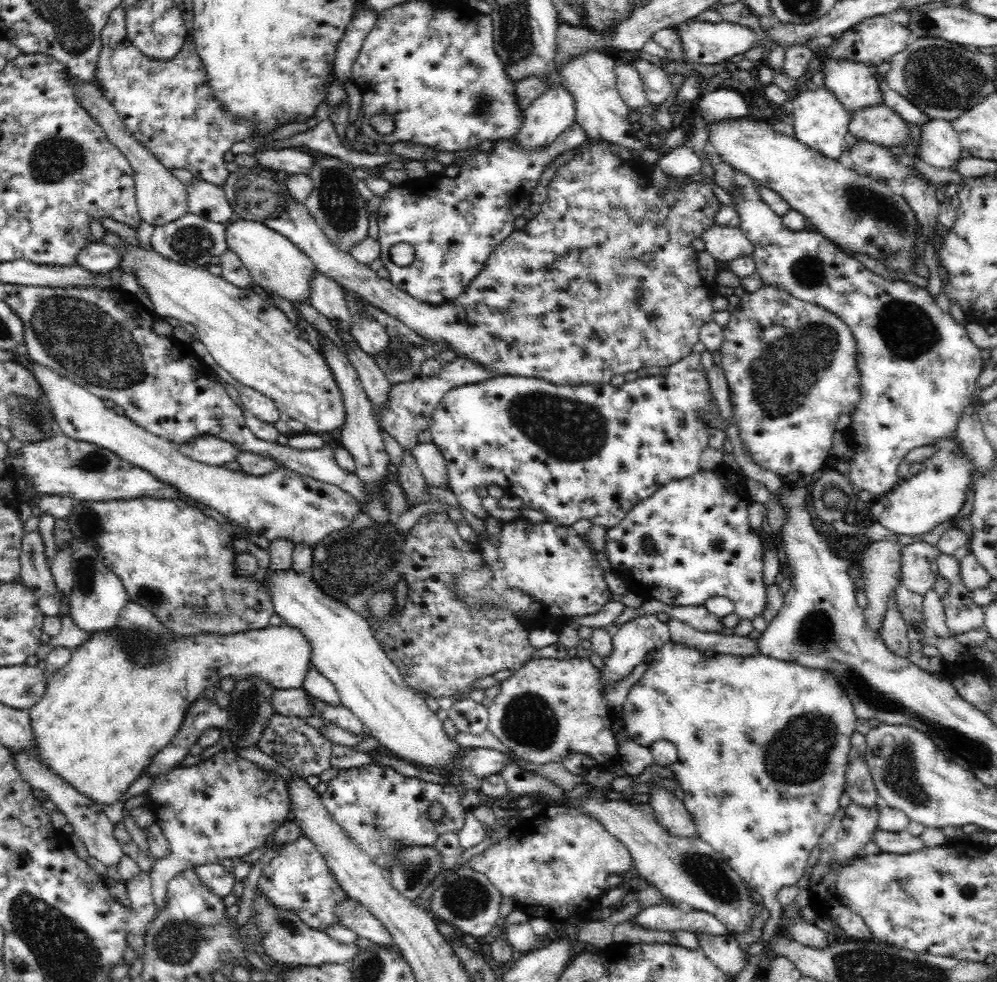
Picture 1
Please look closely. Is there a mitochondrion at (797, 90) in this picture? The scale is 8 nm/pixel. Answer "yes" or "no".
no

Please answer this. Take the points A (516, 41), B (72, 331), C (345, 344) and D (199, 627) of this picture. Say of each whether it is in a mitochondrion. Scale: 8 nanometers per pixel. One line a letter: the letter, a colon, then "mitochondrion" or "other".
A: mitochondrion
B: mitochondrion
C: other
D: other

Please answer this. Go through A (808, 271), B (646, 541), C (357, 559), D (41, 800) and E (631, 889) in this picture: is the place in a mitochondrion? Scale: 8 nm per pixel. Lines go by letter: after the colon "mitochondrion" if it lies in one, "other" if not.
A: mitochondrion
B: mitochondrion
C: mitochondrion
D: other
E: other

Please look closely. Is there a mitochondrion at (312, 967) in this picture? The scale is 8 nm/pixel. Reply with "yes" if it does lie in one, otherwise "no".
no

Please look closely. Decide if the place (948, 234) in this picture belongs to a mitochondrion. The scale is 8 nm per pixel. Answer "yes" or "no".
no

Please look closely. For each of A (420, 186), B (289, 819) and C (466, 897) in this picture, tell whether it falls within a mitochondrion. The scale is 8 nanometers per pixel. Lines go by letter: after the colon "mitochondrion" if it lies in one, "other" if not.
A: other
B: other
C: mitochondrion

